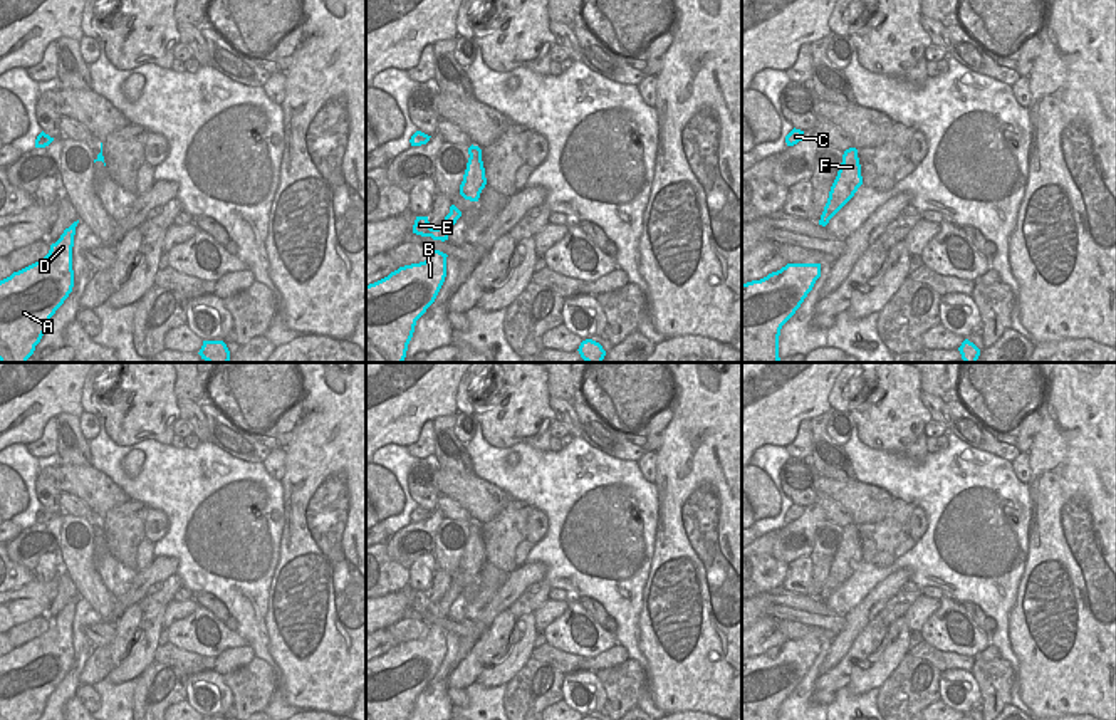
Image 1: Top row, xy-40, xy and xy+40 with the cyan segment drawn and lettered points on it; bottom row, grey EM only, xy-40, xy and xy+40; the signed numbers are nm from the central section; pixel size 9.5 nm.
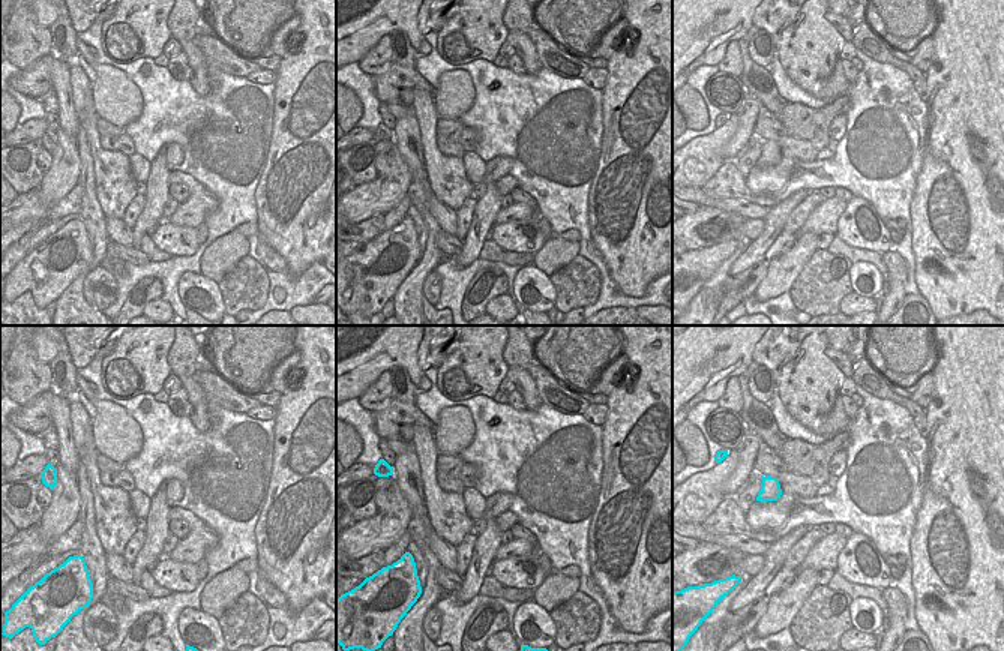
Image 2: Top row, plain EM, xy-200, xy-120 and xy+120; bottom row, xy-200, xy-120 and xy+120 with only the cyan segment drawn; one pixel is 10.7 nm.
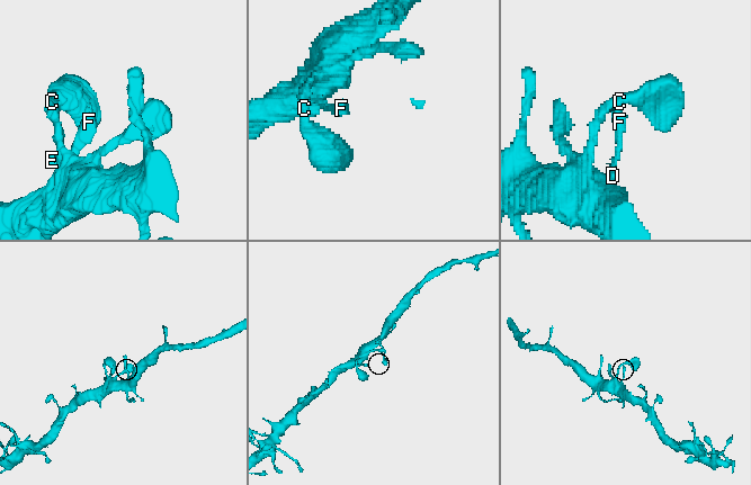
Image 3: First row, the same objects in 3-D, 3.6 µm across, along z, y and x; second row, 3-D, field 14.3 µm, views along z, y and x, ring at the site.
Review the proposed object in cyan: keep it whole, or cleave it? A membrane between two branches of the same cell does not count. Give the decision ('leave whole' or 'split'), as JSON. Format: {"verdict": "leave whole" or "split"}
{"verdict": "leave whole"}

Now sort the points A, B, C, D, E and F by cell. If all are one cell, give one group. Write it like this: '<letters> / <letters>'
A B C D E F

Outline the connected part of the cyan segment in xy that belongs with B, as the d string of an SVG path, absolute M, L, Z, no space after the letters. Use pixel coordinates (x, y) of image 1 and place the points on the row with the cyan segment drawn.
M428 248L425 262L399 267L366 285L366 363L403 363L416 321L435 302L446 253Z

